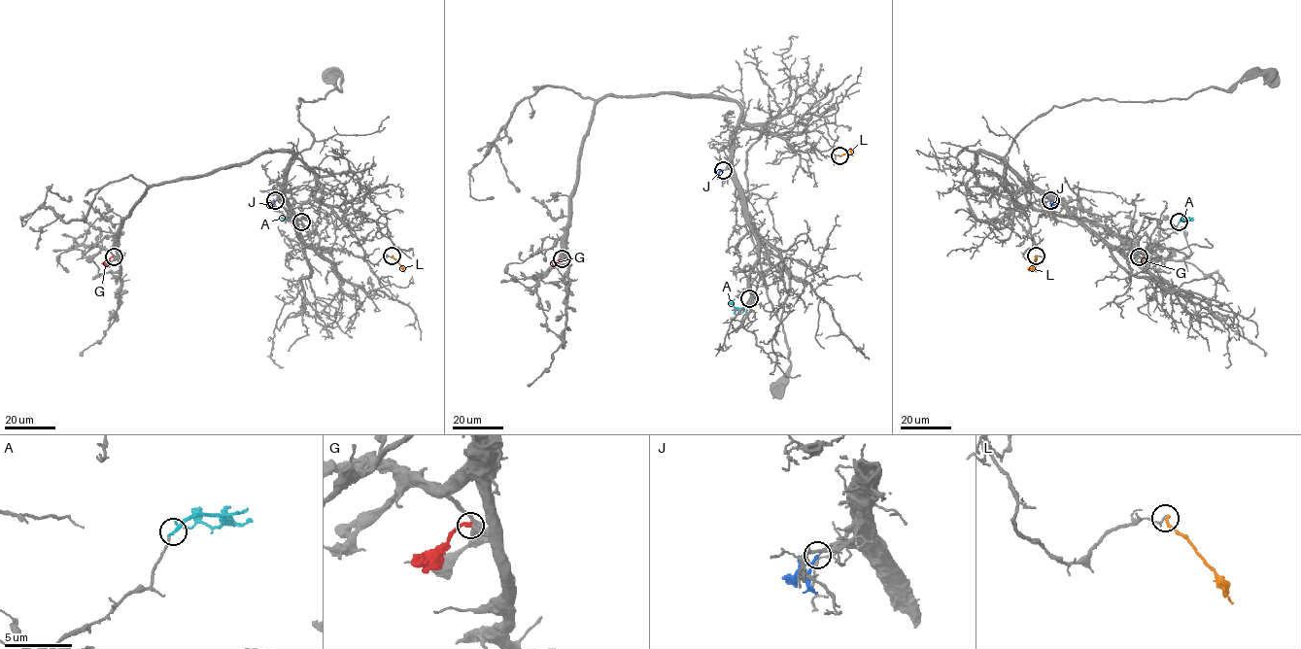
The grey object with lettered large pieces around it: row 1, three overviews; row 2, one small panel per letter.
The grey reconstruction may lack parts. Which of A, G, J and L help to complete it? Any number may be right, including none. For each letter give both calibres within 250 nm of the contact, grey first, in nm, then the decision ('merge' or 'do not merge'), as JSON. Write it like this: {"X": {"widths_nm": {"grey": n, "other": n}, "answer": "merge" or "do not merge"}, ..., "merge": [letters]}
{"A": {"widths_nm": {"grey": 150, "other": 260}, "answer": "do not merge"}, "G": {"widths_nm": {"grey": 240, "other": 200}, "answer": "merge"}, "J": {"widths_nm": {"grey": 120, "other": 200}, "answer": "merge"}, "L": {"widths_nm": {"grey": 140, "other": 200}, "answer": "do not merge"}, "merge": ["G", "J"]}

